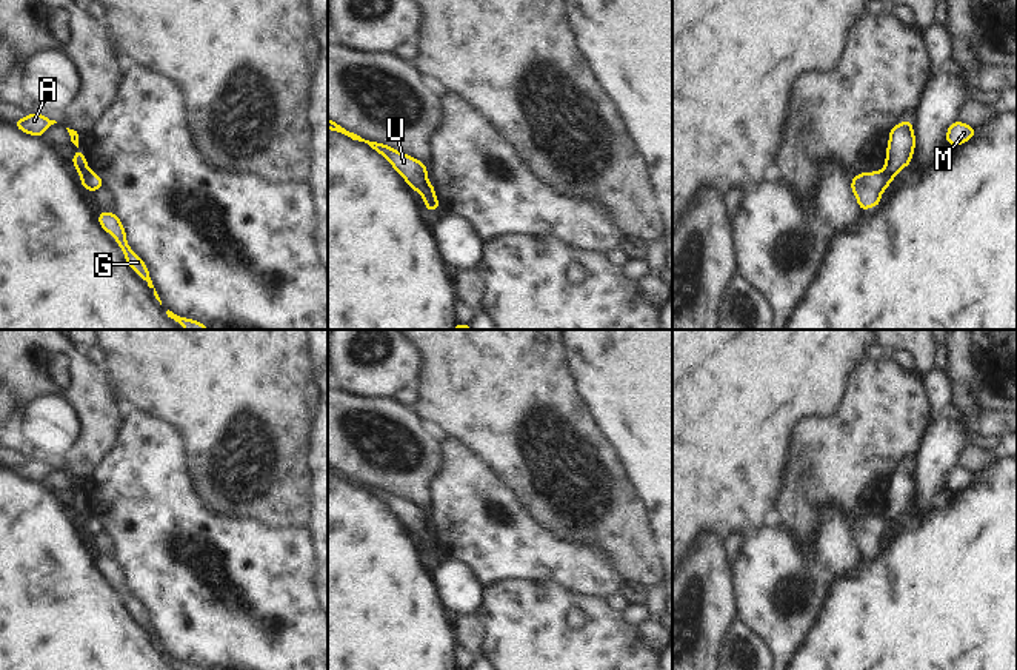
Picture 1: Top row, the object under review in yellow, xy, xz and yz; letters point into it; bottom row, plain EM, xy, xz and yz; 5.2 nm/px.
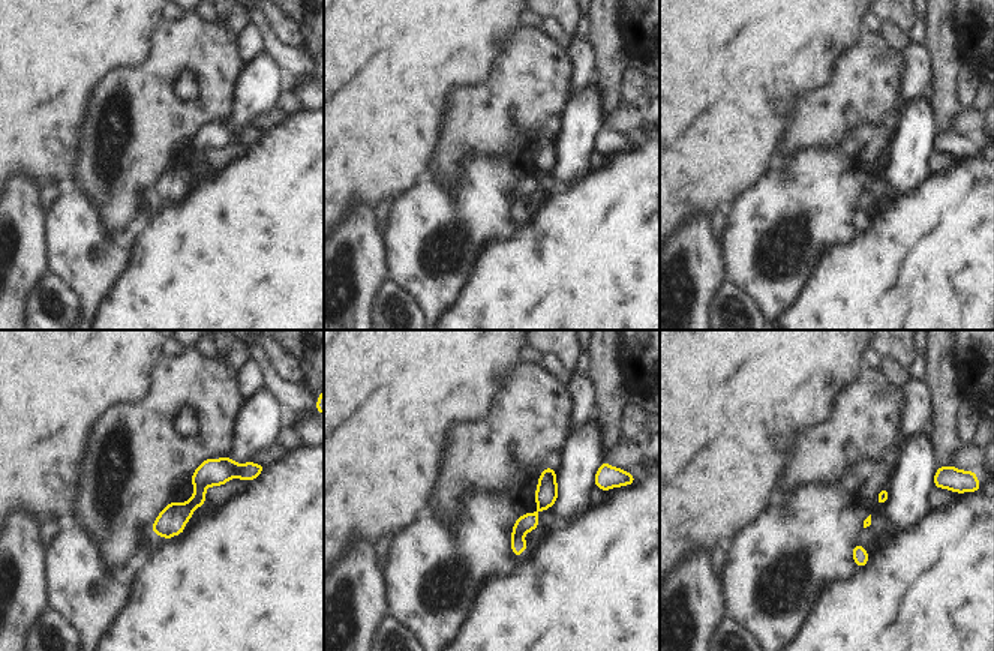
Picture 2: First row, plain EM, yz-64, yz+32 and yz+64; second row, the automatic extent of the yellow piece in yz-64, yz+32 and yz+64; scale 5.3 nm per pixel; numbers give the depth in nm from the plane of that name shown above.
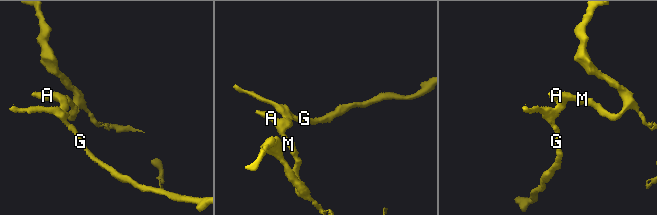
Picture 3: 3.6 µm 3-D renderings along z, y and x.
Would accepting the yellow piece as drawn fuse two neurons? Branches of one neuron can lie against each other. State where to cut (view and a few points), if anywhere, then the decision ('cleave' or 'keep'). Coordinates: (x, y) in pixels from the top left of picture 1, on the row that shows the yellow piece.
xy (77, 168), (88, 171) | cleave

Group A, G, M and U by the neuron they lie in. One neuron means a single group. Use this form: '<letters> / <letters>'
A M / G U

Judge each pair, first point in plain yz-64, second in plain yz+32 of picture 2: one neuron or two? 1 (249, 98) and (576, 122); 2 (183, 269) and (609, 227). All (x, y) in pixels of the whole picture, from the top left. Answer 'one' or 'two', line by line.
1: one
2: one

